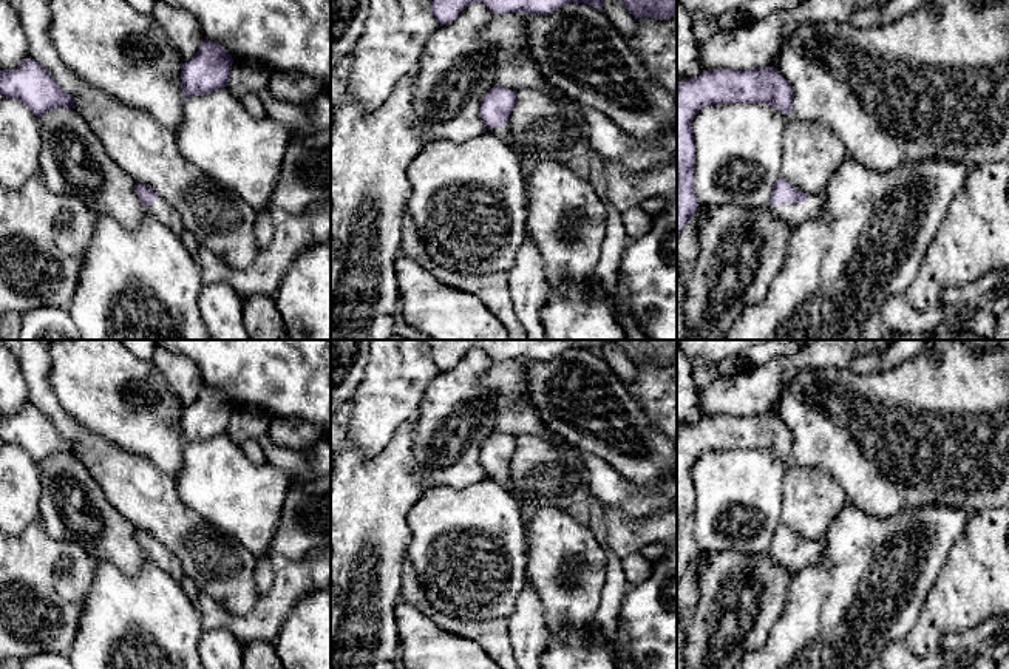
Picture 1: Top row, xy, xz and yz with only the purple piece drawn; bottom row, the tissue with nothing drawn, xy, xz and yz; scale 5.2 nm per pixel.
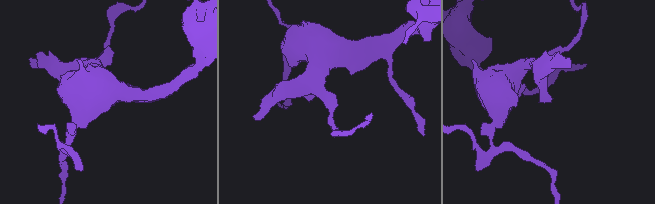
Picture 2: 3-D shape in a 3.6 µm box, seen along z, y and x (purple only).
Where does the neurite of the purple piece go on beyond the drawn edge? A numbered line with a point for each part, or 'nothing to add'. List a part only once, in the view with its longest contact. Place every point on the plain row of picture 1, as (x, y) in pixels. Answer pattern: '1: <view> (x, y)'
1: yz (798, 560)

